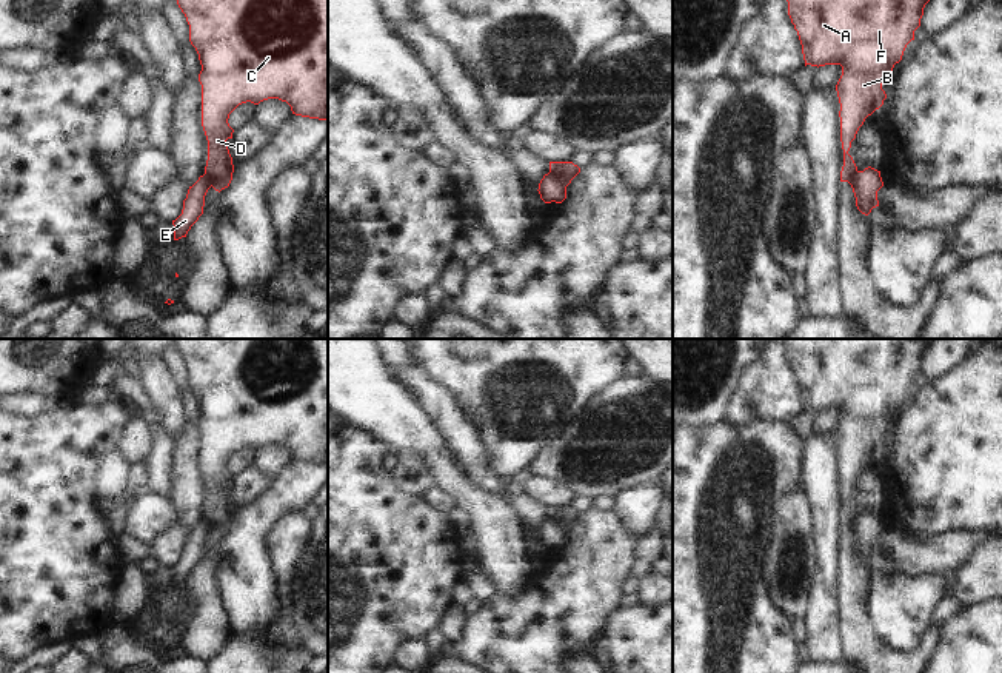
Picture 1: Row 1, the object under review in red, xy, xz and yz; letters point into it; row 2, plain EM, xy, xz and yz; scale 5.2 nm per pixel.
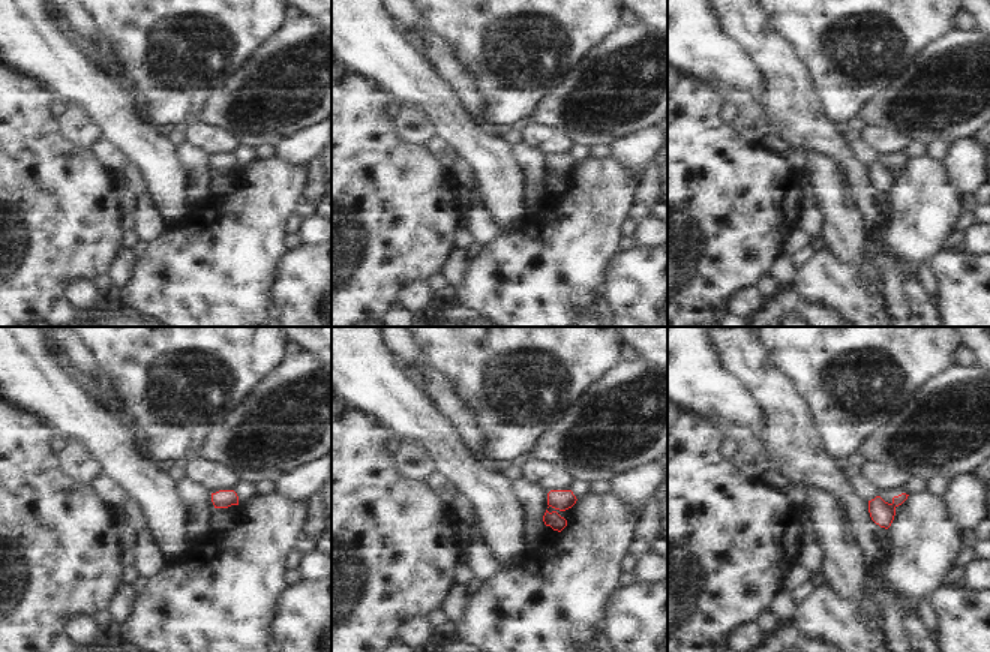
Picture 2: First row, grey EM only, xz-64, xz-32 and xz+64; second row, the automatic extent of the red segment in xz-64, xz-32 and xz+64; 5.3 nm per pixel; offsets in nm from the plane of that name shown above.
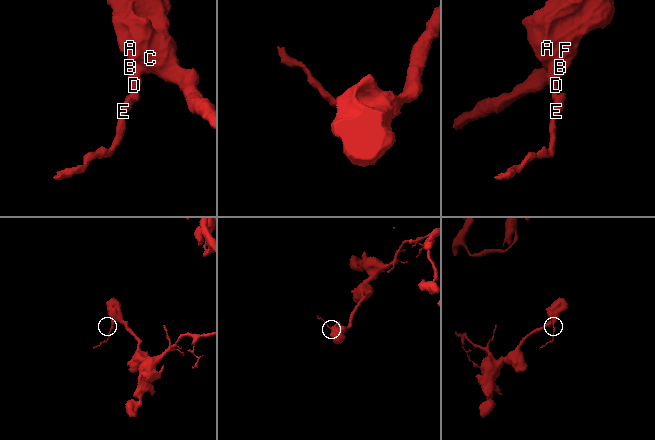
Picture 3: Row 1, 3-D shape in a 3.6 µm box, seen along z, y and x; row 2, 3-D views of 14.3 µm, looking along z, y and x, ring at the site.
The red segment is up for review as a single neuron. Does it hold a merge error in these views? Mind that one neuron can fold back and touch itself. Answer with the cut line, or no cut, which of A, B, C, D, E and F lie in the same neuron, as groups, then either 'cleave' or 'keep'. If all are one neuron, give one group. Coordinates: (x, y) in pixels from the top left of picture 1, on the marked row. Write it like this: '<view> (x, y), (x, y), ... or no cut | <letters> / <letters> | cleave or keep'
xz (548, 173), (565, 187) | A B C D F / E | cleave

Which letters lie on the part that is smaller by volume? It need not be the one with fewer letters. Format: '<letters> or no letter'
E

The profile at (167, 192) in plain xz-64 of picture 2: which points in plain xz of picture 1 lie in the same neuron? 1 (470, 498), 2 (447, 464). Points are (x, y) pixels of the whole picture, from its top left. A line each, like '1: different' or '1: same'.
1: same
2: same

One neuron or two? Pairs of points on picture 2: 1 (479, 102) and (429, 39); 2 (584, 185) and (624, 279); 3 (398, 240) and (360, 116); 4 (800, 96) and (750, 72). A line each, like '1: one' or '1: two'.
1: one
2: two
3: one
4: two

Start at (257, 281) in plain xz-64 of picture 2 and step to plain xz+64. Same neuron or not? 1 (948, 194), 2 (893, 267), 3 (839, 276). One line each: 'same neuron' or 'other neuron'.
1: same neuron
2: other neuron
3: same neuron

